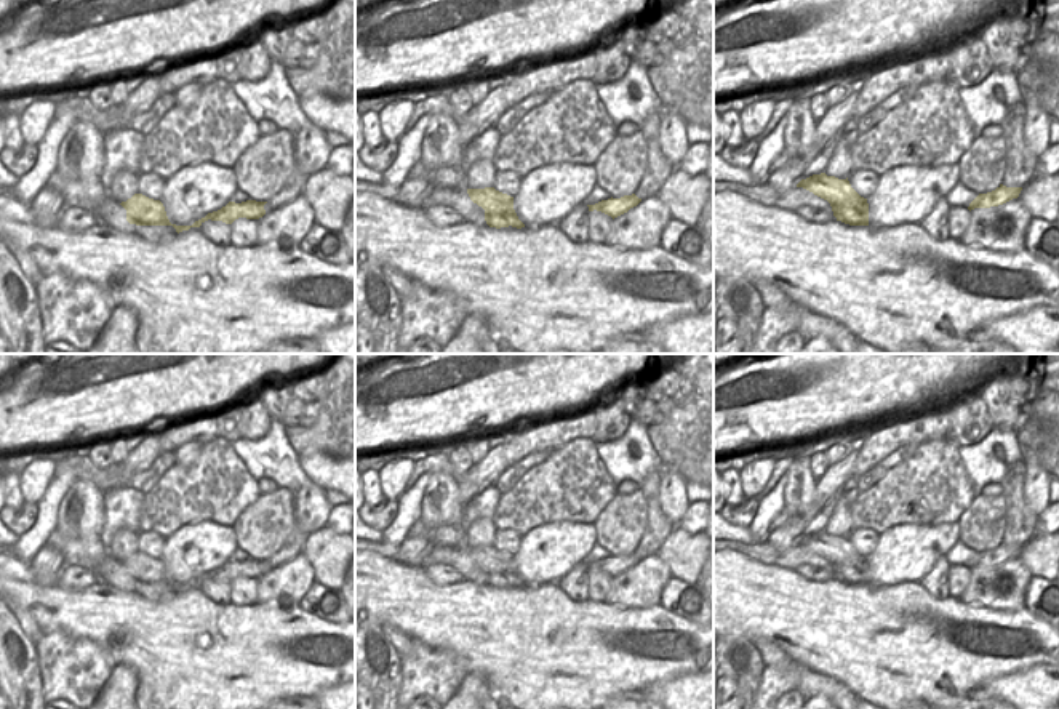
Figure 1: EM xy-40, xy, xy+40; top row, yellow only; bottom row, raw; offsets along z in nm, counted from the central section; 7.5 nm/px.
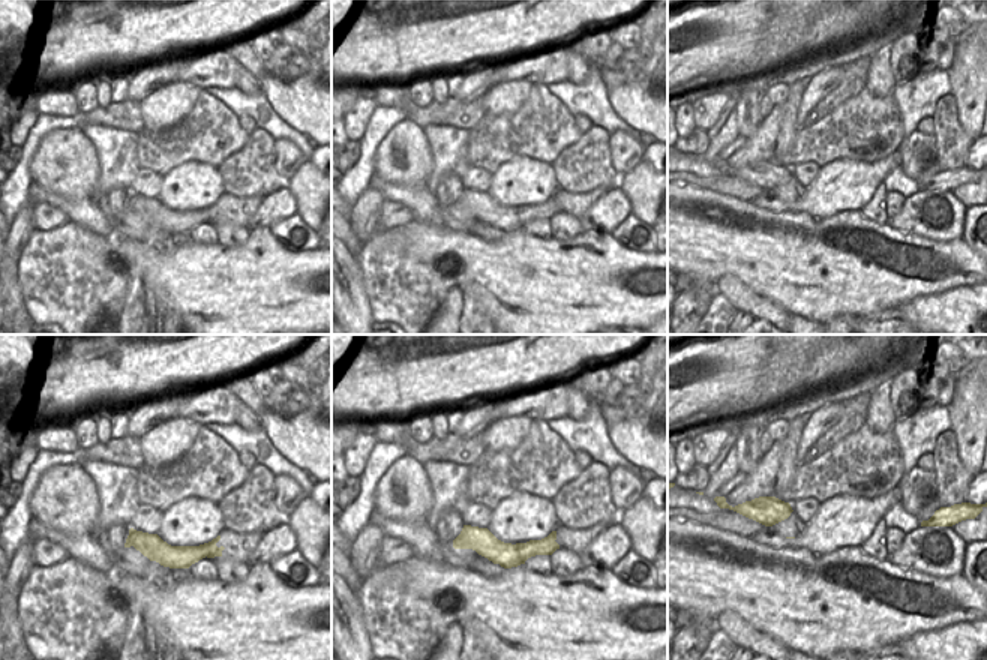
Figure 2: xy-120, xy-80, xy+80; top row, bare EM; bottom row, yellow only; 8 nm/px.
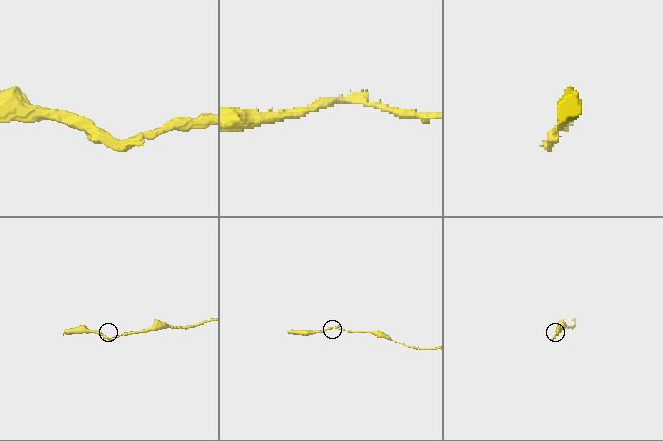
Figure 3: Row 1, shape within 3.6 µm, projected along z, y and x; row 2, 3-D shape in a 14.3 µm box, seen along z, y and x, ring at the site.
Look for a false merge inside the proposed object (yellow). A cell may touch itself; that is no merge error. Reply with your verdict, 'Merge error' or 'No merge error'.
No merge error.

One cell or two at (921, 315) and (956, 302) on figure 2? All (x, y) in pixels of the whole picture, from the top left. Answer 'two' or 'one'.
one

